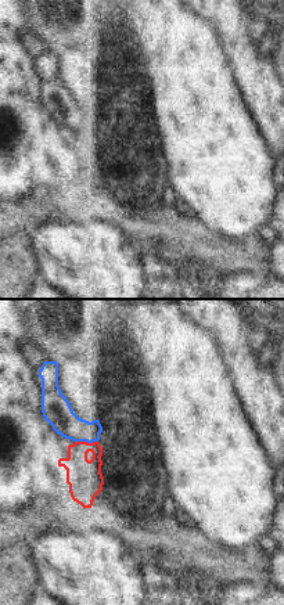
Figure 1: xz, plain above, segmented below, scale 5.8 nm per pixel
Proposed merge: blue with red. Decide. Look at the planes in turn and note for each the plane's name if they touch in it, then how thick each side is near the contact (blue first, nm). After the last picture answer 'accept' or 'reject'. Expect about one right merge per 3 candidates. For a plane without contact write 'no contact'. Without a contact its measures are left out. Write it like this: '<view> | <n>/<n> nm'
xz | 170/200 nm

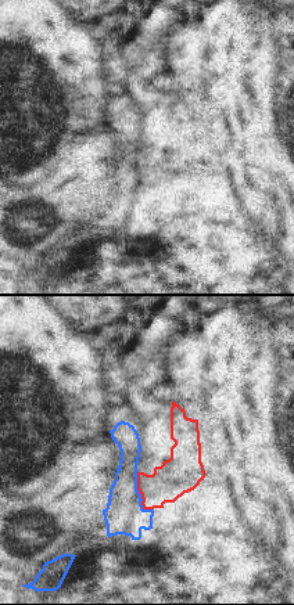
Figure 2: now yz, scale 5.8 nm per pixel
yz | 220/220 nm

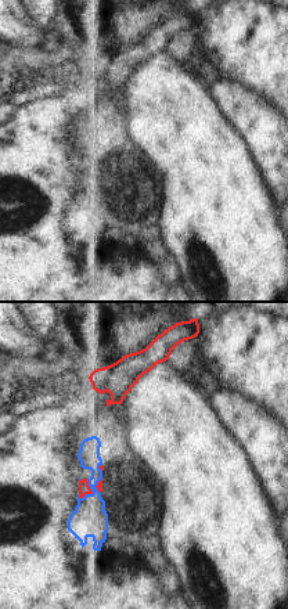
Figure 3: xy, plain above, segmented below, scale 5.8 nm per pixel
xy | 200/70 nm

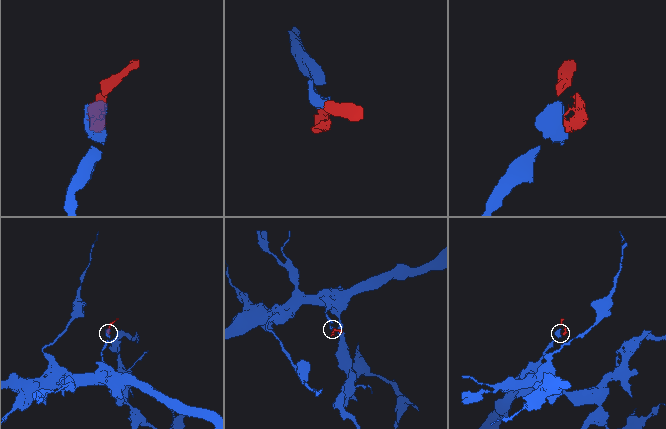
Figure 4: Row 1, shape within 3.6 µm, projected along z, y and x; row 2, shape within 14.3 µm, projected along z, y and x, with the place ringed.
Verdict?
accept

